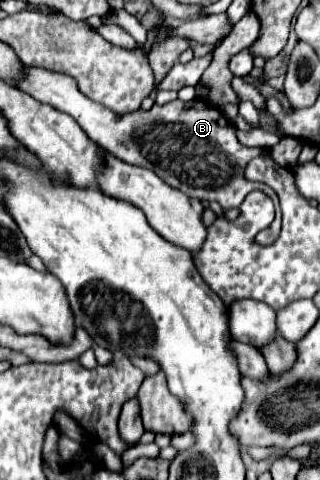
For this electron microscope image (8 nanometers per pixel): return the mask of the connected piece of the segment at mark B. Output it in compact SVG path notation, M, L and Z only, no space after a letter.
M25 66L25 78L19 80L17 88L31 94L39 102L53 106L55 110L73 116L75 122L89 134L89 138L99 142L101 148L127 164L143 166L155 172L163 182L181 190L189 198L197 198L201 202L219 202L225 210L229 210L239 208L251 190L263 190L275 202L275 220L267 230L259 232L255 240L259 244L271 244L279 236L281 210L275 190L263 182L245 178L247 164L259 154L267 154L267 148L243 146L237 138L235 126L225 118L223 112L207 104L203 98L195 98L191 102L177 98L163 106L153 104L151 110L139 108L129 114L115 114L83 96L71 76L29 66Z

